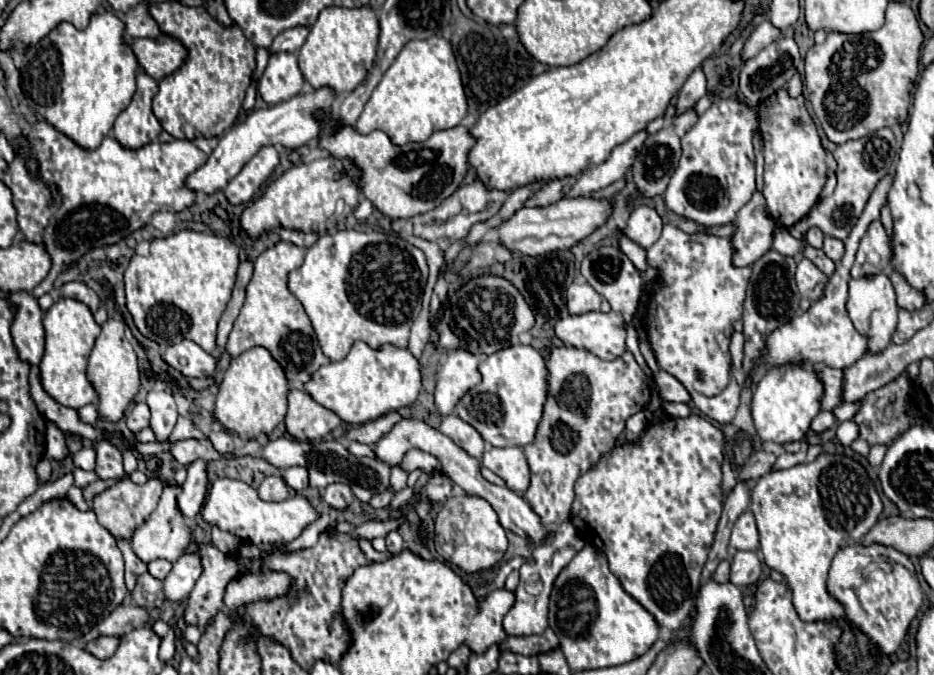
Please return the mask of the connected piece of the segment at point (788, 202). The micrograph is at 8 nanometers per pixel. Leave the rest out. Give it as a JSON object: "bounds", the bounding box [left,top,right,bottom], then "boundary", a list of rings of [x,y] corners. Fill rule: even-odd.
{"bounds":[758,89,826,227],"boundary":[[[778,89],[768,99],[762,101],[758,109],[758,129],[764,139],[764,199],[770,217],[782,225],[790,227],[800,221],[816,205],[818,195],[826,183],[826,151],[822,147],[816,125],[806,109],[804,95],[790,97],[788,89]],[[800,119],[800,125],[796,123]]]}

